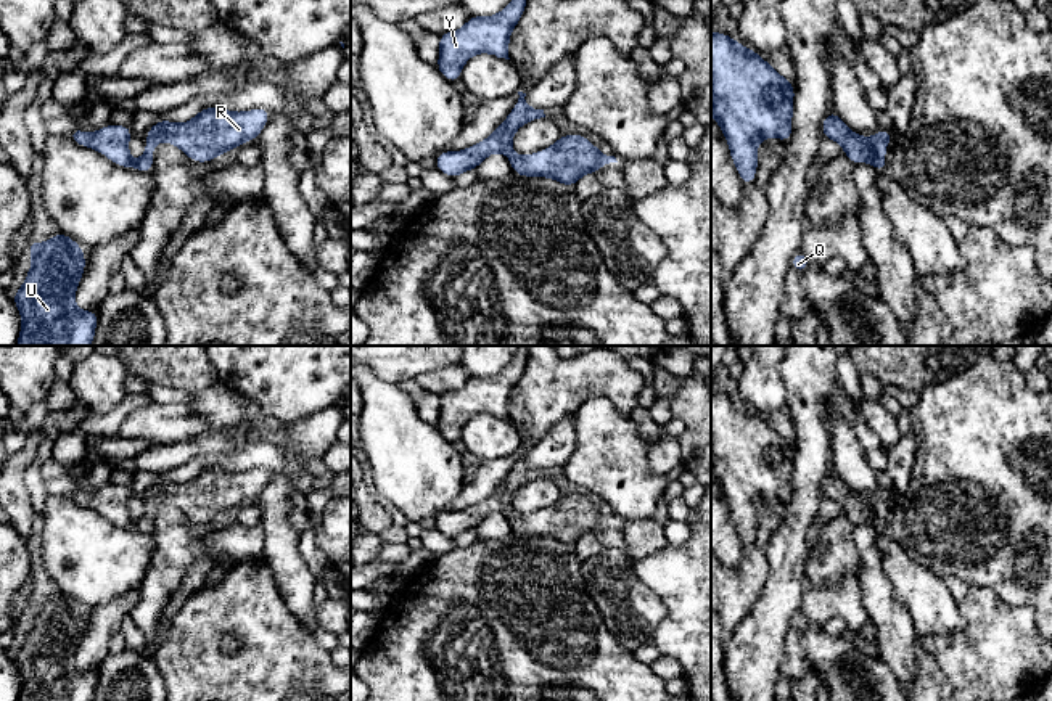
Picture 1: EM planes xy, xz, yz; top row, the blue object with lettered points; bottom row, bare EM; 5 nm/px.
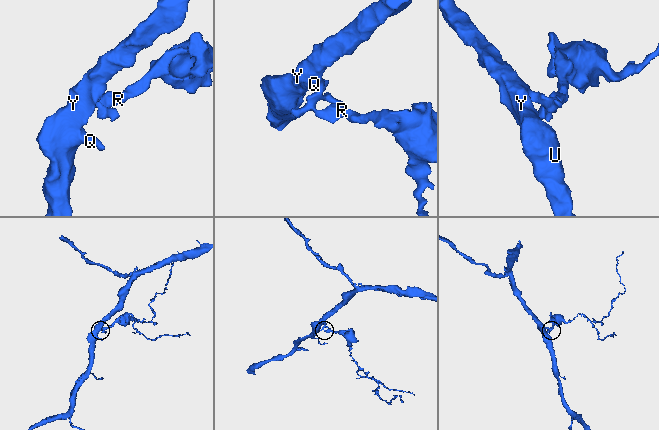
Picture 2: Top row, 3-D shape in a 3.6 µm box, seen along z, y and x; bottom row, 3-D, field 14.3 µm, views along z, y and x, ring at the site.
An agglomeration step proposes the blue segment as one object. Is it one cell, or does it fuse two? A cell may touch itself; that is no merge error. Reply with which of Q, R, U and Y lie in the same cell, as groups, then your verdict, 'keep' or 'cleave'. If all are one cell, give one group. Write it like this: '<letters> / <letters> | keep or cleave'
Q R U Y | keep

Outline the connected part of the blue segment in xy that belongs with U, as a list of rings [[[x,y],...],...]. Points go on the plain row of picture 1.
[[[58,593],[42,605],[29,600],[34,616],[23,646],[11,656],[23,678],[18,701],[93,701],[98,672],[79,670],[74,656],[85,632],[84,609],[68,595]]]

